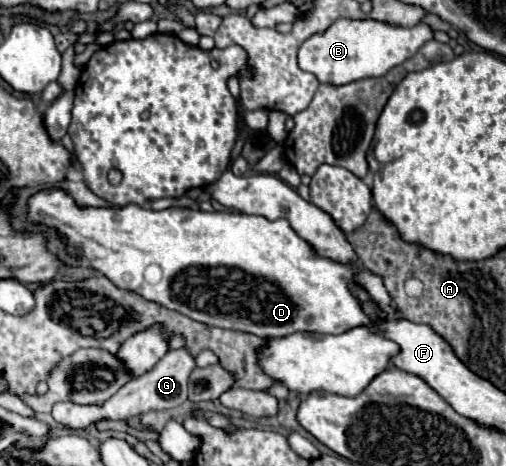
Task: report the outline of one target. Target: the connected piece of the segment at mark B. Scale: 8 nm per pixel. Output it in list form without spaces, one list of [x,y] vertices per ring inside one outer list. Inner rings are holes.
[[[373,19],[365,21],[335,21],[325,33],[313,35],[299,49],[299,67],[317,75],[321,83],[345,85],[349,81],[359,81],[361,77],[381,77],[389,69],[401,65],[405,59],[413,57],[417,49],[433,39],[433,31],[427,23],[417,23],[415,27],[401,29],[393,25],[385,25]]]

